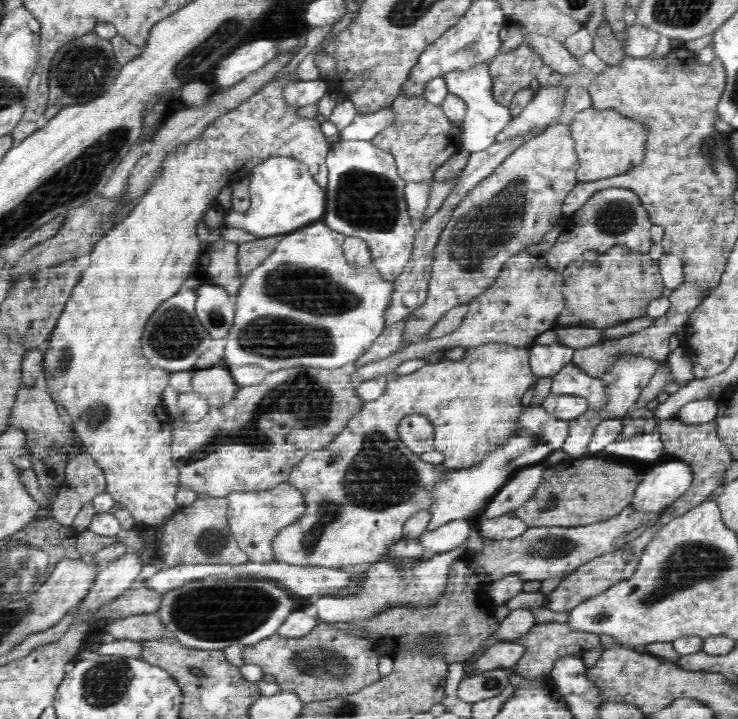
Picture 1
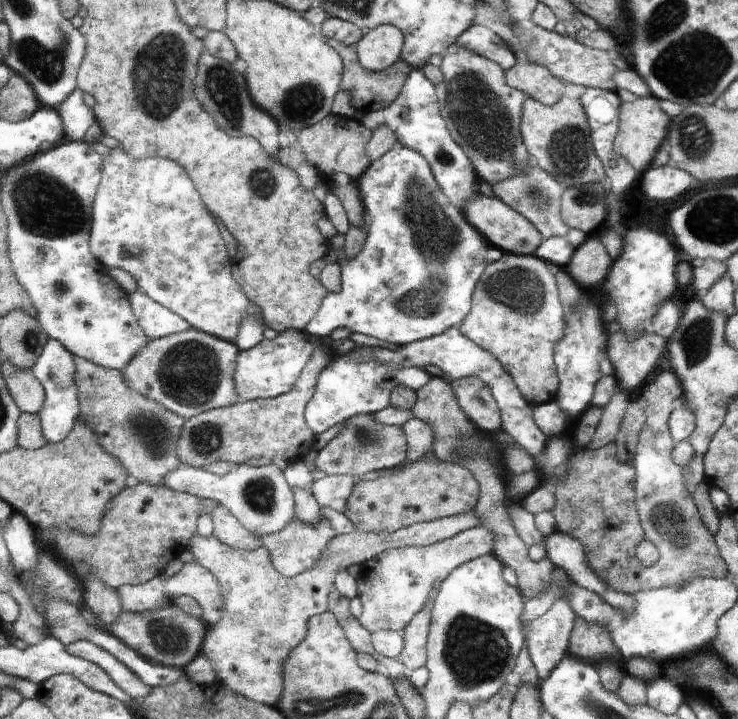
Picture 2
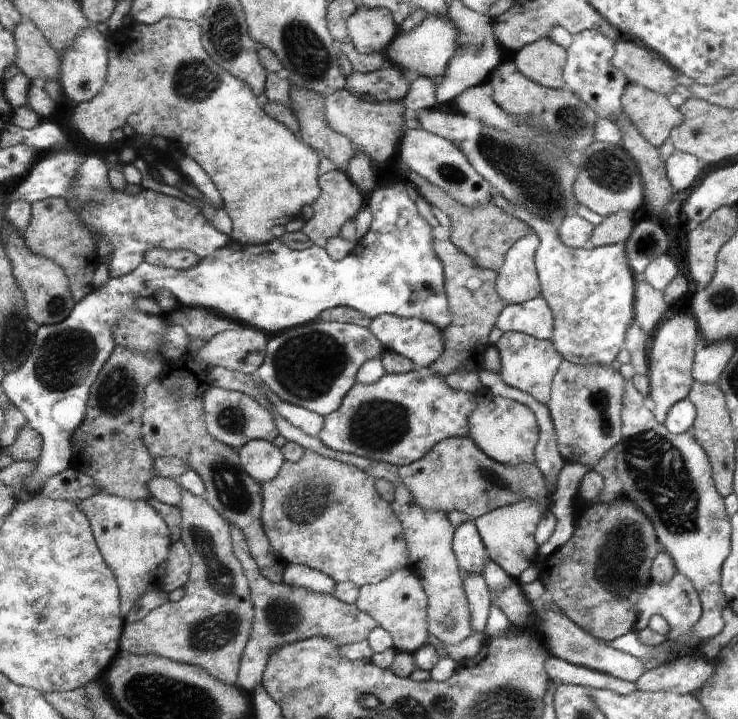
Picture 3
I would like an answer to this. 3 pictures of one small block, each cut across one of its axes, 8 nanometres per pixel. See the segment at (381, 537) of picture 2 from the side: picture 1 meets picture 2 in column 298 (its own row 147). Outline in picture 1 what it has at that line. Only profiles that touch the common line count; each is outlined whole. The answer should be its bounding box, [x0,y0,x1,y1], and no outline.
[569,108,650,183]

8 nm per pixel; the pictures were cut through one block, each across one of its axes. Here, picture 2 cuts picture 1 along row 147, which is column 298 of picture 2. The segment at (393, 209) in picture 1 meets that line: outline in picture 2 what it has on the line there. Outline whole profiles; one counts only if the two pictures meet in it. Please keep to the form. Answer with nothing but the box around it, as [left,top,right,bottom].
[234,329,322,401]

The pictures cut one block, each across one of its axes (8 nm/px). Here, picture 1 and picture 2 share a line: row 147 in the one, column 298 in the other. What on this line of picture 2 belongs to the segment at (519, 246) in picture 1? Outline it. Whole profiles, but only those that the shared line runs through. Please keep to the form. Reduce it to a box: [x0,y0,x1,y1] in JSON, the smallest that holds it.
[264,514,338,577]

